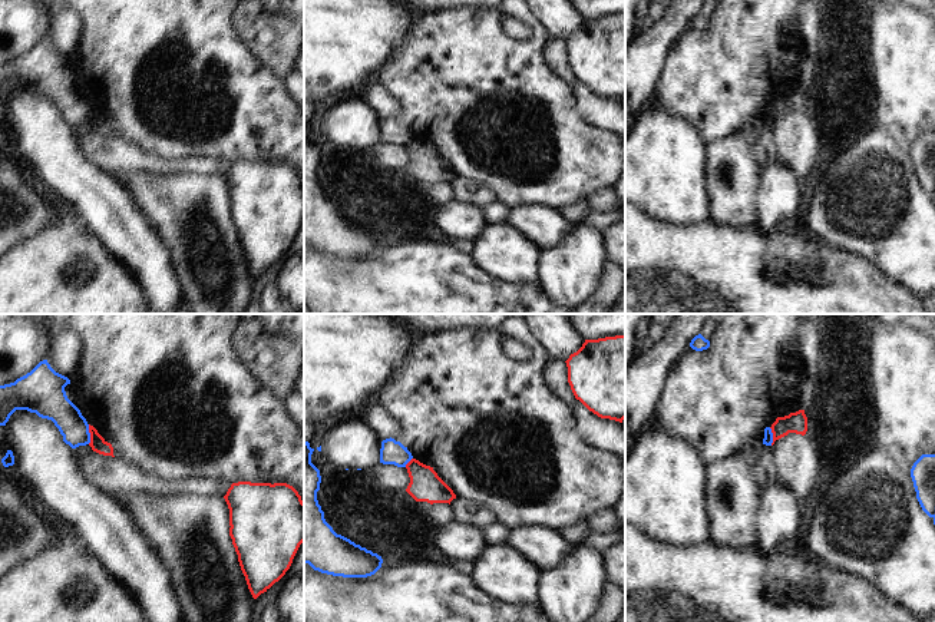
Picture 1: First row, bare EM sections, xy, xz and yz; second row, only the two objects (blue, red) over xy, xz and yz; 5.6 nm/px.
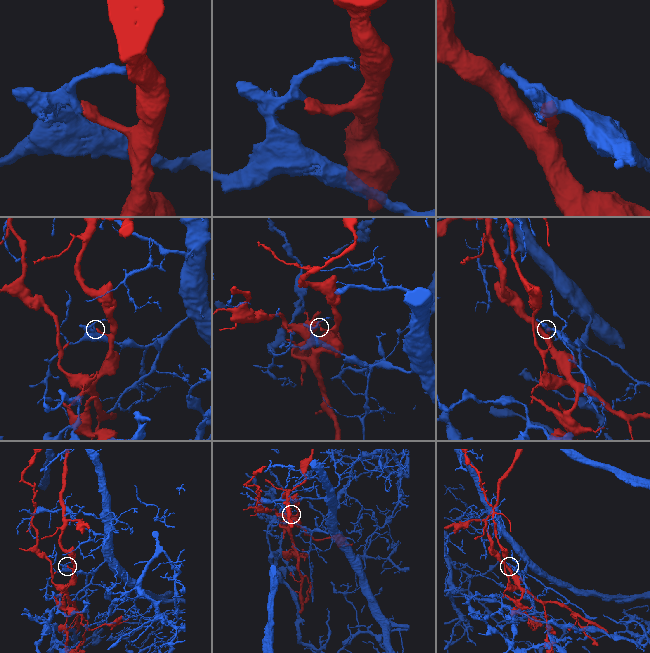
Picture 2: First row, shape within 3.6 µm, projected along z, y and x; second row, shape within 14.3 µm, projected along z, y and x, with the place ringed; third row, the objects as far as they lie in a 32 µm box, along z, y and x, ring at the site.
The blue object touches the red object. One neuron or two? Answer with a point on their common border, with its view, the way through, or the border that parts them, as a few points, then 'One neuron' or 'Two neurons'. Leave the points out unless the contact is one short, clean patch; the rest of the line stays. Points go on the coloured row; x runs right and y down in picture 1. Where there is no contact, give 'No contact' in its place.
Touches blue at xy (89, 434). Two neurons

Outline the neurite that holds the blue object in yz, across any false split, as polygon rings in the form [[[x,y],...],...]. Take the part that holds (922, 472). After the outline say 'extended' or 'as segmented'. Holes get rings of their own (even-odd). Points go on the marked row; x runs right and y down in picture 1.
[[[922,454],[911,469],[916,499],[935,525],[935,454]]] | as segmented

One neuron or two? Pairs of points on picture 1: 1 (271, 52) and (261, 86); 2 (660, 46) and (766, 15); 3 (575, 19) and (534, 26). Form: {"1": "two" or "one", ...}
{"1": "two", "2": "two", "3": "two"}

